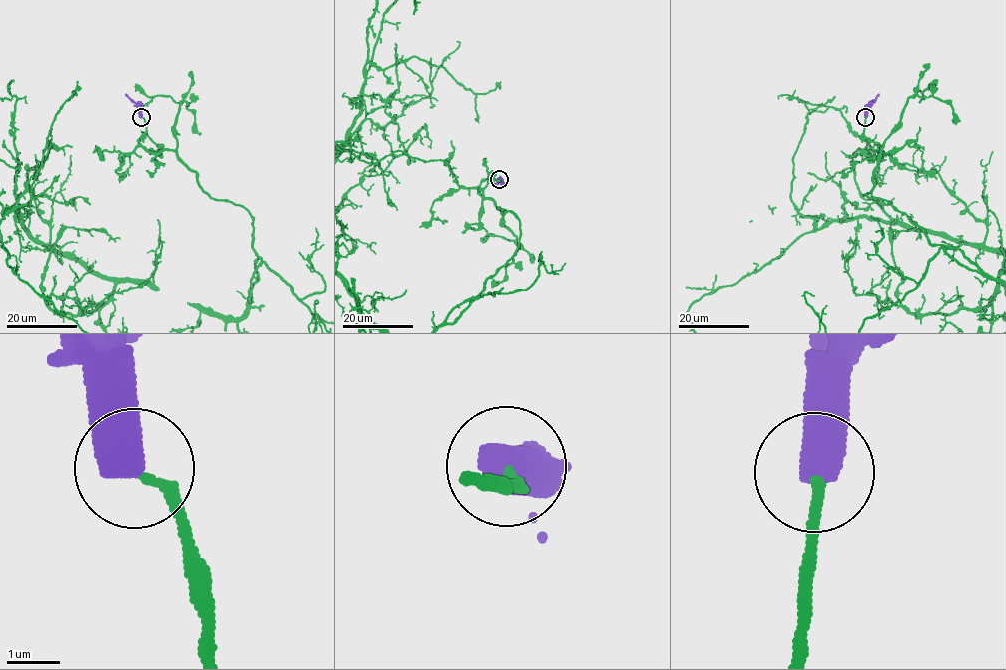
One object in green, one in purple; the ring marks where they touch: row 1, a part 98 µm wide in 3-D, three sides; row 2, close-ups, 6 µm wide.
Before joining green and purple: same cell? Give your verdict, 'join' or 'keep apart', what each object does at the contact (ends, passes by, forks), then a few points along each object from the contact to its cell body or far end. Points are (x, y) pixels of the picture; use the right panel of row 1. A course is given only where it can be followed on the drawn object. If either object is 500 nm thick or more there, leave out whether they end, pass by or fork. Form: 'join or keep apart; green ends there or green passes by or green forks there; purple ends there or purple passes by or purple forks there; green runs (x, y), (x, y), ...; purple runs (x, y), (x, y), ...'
join; green runs (865, 117), (864, 136), (882, 148), (864, 194), (978, 270), (940, 248); purple runs (865, 117), (865, 111), (879, 94)

